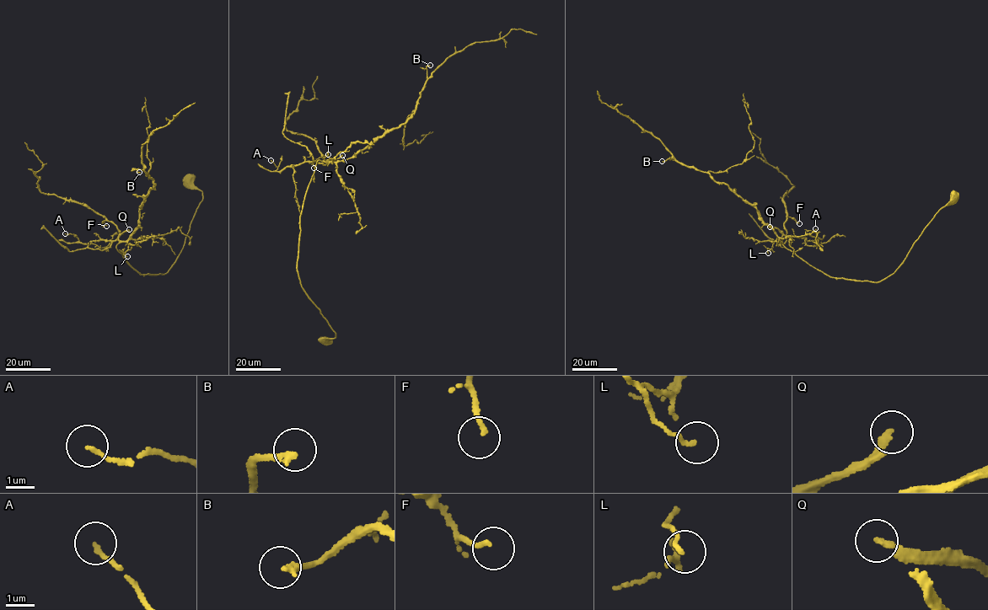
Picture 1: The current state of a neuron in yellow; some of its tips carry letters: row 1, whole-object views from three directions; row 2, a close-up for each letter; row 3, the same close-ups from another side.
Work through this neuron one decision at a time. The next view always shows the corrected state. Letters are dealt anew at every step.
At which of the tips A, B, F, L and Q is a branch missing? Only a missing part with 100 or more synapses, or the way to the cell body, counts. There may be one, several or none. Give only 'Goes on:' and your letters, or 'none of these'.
Goes on: Q

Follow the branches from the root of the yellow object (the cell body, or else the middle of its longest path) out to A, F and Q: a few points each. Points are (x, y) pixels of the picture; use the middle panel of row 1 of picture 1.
A: (324, 340), (335, 334), (303, 287), (297, 269), (305, 194), (315, 164), (324, 161), (278, 171), (271, 160)
F: (324, 340), (335, 334), (303, 287), (297, 269), (305, 194), (318, 161), (327, 161), (319, 157), (314, 168)
Q: (324, 340), (335, 339), (335, 334), (303, 287), (298, 272), (300, 215), (318, 161), (335, 160), (342, 155)

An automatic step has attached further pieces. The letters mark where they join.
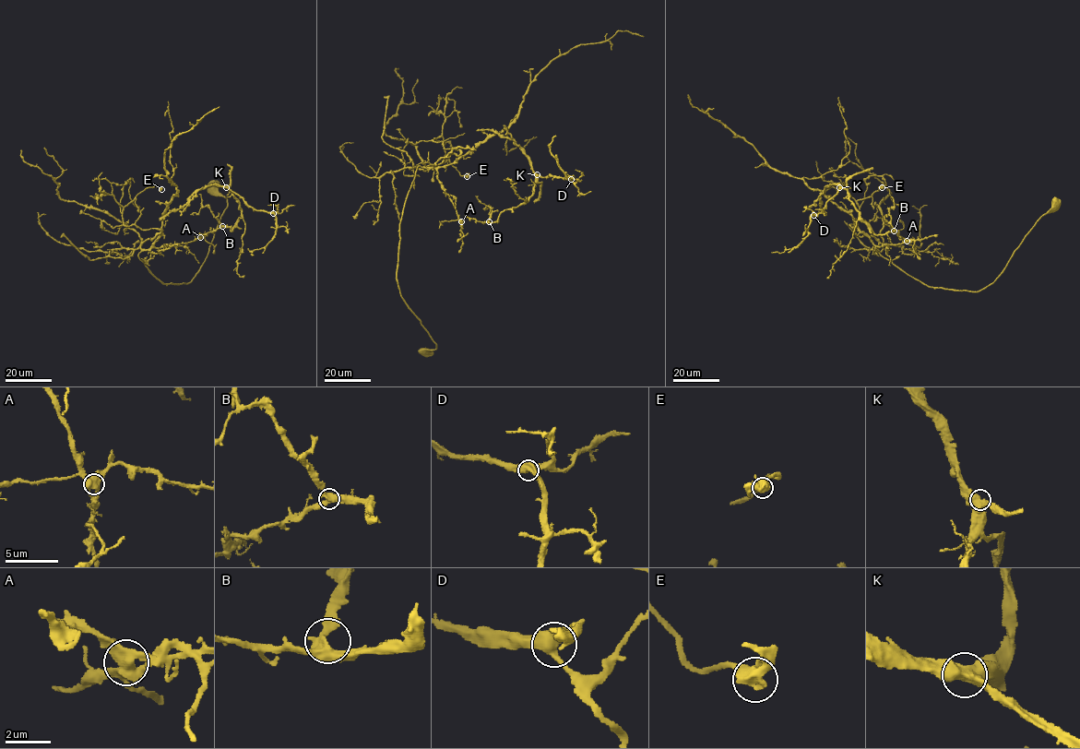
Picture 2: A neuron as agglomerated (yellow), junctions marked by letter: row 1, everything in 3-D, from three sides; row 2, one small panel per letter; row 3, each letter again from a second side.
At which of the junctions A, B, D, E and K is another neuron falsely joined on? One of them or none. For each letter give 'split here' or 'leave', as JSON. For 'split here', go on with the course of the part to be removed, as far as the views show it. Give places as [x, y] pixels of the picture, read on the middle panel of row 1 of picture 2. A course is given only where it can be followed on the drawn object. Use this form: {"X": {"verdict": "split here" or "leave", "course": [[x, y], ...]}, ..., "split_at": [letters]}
{"A": {"verdict": "split here", "course": [[461, 221], [494, 222], [502, 212], [528, 202], [539, 175], [574, 178], [550, 151], [555, 135]]}, "B": {"verdict": "leave"}, "D": {"verdict": "leave"}, "E": {"verdict": "leave"}, "K": {"verdict": "leave"}, "split_at": ["A"]}

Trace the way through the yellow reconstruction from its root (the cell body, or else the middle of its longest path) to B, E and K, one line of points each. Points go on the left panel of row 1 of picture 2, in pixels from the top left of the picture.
B: (213, 188), (225, 196), (228, 205), (191, 281), (162, 284), (139, 259), (142, 251), (188, 243), (222, 226)
E: (213, 188), (228, 205), (199, 269), (176, 284), (138, 256), (161, 231), (122, 218), (138, 194), (161, 189)
K: (213, 188), (228, 205), (205, 260), (188, 283), (162, 284), (138, 254), (231, 231), (242, 210), (226, 187)

